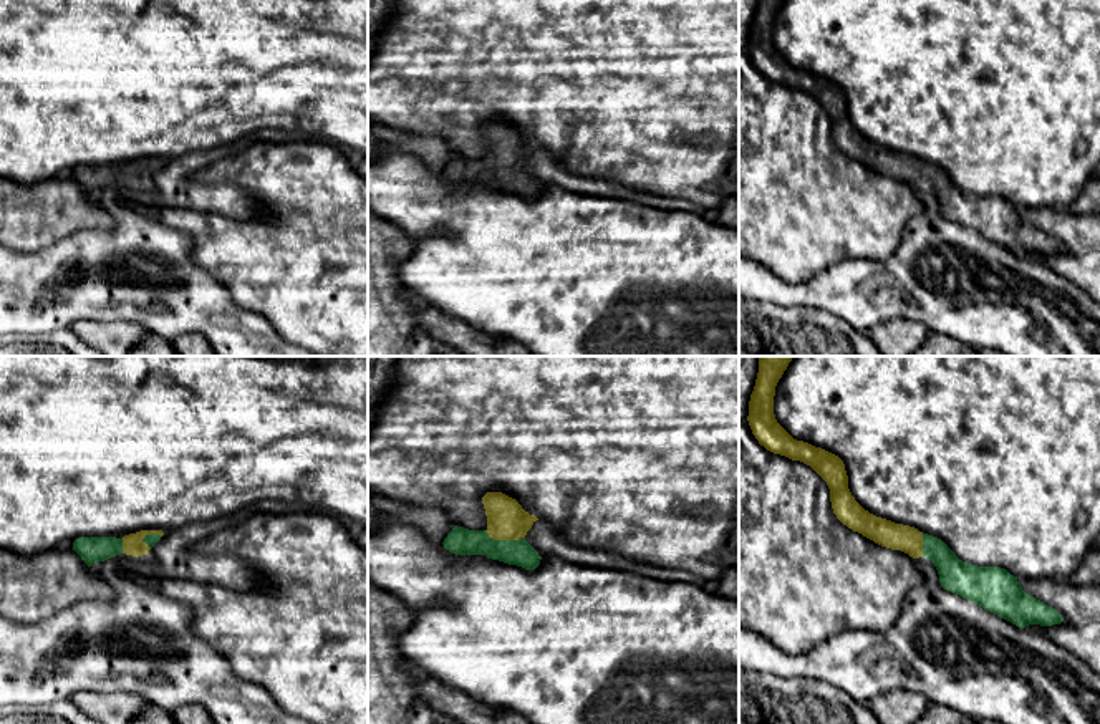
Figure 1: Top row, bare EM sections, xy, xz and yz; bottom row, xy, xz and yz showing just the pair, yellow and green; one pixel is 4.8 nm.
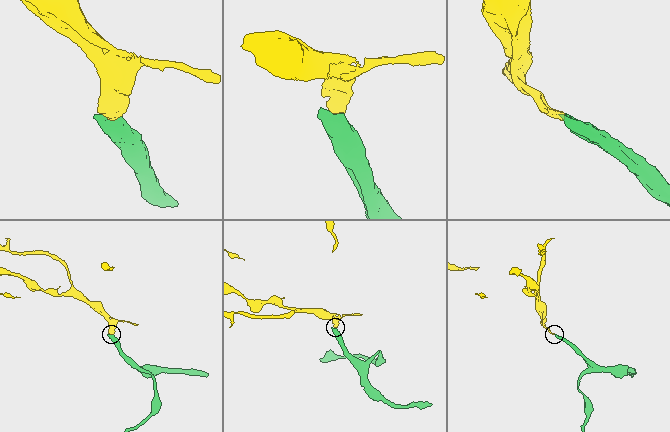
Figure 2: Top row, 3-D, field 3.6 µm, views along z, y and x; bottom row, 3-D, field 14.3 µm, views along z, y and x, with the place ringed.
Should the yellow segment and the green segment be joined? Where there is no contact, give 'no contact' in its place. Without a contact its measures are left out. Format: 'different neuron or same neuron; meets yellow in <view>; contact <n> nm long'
same neuron; meets yellow in xz; contact 200 nm long

